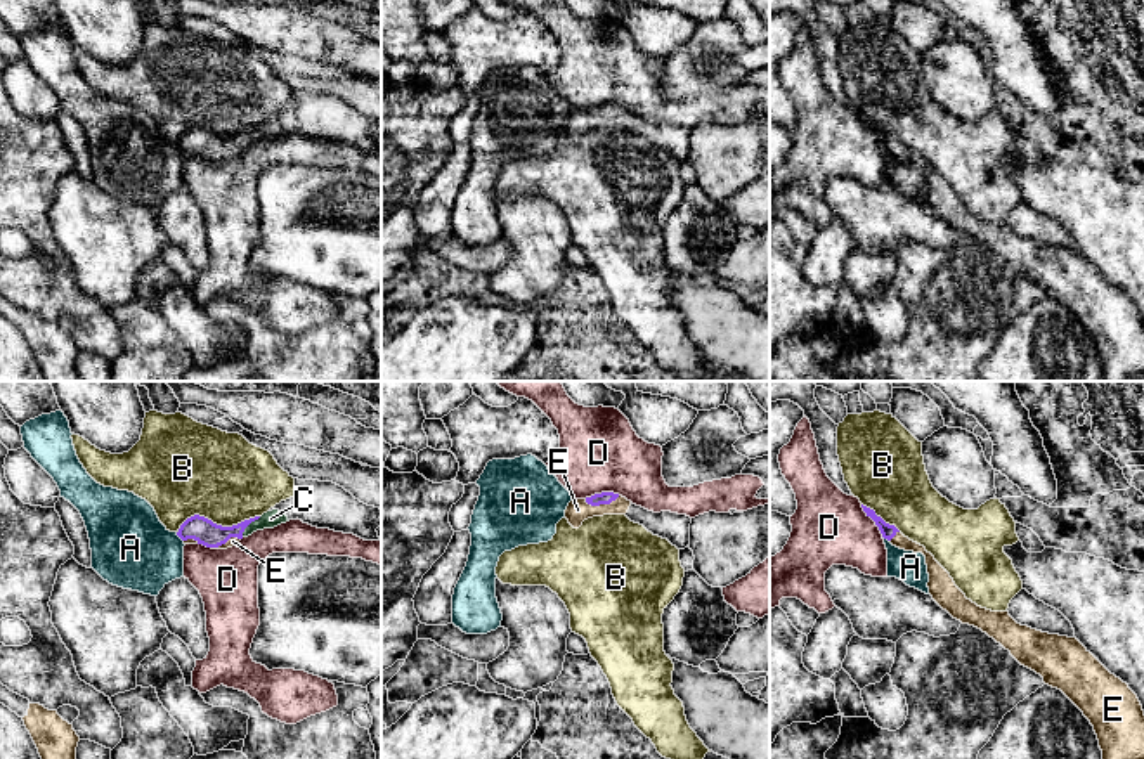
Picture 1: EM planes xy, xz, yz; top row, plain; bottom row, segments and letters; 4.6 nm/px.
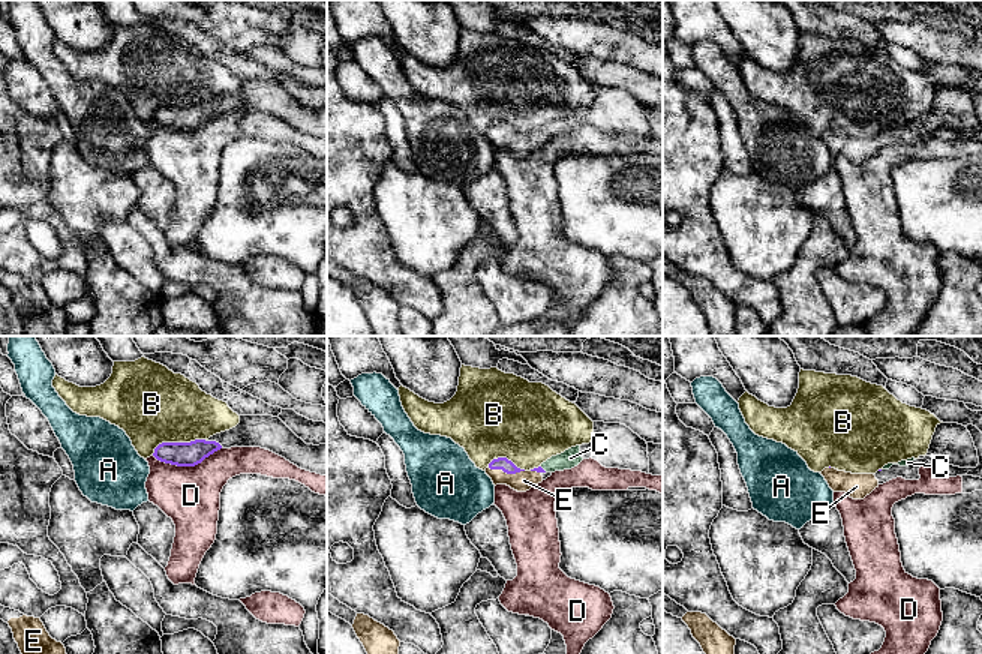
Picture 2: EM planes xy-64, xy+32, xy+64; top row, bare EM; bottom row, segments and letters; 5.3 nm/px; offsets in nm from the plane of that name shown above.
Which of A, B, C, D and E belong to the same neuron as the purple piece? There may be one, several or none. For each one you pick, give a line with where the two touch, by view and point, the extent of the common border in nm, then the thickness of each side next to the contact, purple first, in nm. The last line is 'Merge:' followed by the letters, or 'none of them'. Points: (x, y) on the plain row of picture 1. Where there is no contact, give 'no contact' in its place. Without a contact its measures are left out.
C: contact xy (248, 136); length 130 nm; calibres 120 and 80 nm
E: contact xz (602, 115); length 170 nm; calibres 60 and 110 nm
Merge: C, E

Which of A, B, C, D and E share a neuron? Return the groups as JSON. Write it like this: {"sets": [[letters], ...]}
{"sets": [["A"], ["B"], ["C", "E"], ["D"]]}

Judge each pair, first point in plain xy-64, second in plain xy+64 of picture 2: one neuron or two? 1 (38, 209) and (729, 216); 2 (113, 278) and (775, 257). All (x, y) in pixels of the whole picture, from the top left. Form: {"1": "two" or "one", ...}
{"1": "two", "2": "two"}

